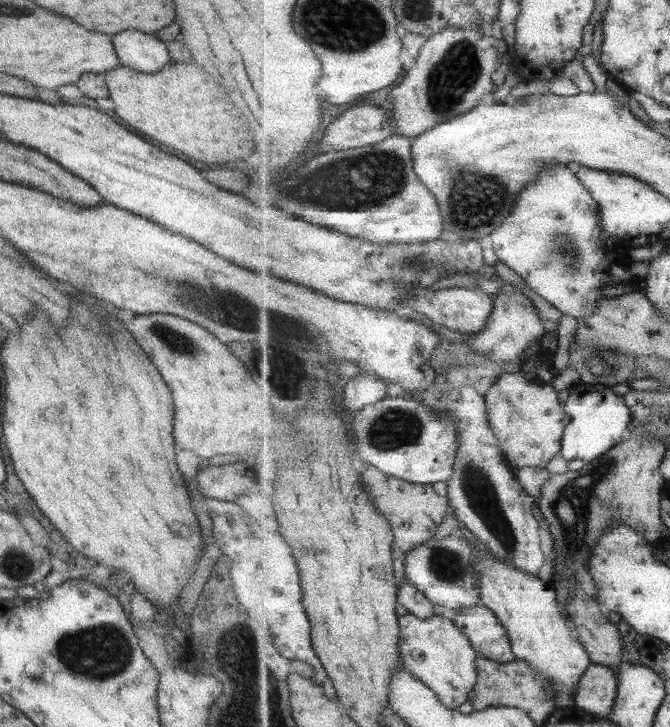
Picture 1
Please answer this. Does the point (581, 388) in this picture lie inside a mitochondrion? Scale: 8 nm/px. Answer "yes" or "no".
no

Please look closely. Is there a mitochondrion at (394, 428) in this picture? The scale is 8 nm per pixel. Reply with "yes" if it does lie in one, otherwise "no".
yes

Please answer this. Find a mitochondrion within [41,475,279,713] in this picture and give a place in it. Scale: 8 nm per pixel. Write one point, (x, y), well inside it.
(104, 651)

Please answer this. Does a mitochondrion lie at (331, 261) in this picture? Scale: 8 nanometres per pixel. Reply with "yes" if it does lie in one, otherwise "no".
no

